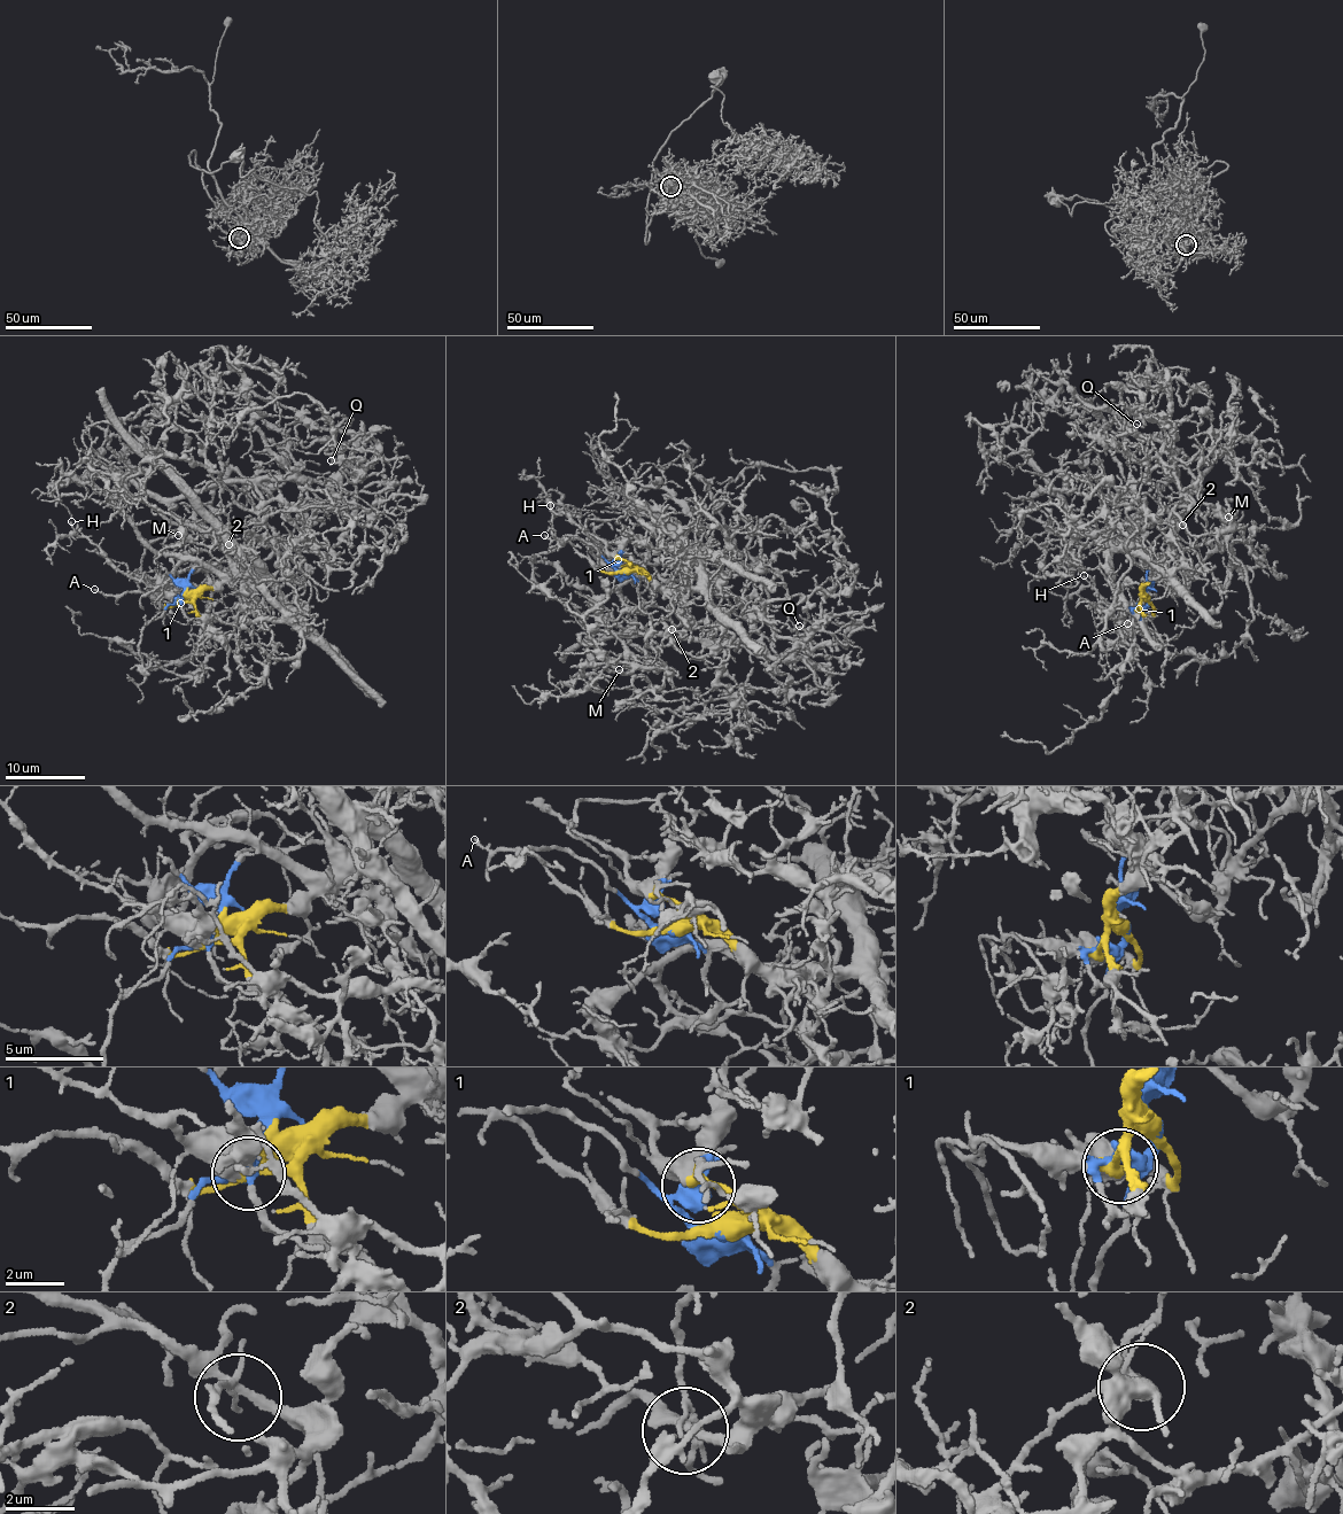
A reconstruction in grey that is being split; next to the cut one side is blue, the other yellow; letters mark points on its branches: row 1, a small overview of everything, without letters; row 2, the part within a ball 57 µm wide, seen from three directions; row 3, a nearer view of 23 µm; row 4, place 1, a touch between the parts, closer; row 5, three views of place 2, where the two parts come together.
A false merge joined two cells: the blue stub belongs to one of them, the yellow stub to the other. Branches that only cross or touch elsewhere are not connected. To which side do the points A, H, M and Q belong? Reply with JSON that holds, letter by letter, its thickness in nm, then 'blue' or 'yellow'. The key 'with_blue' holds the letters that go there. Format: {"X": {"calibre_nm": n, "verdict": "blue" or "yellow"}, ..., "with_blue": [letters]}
{"A": {"calibre_nm": 130, "verdict": "yellow"}, "H": {"calibre_nm": 120, "verdict": "yellow"}, "M": {"calibre_nm": 70, "verdict": "blue"}, "Q": {"calibre_nm": 160, "verdict": "blue"}, "with_blue": ["M", "Q"]}

